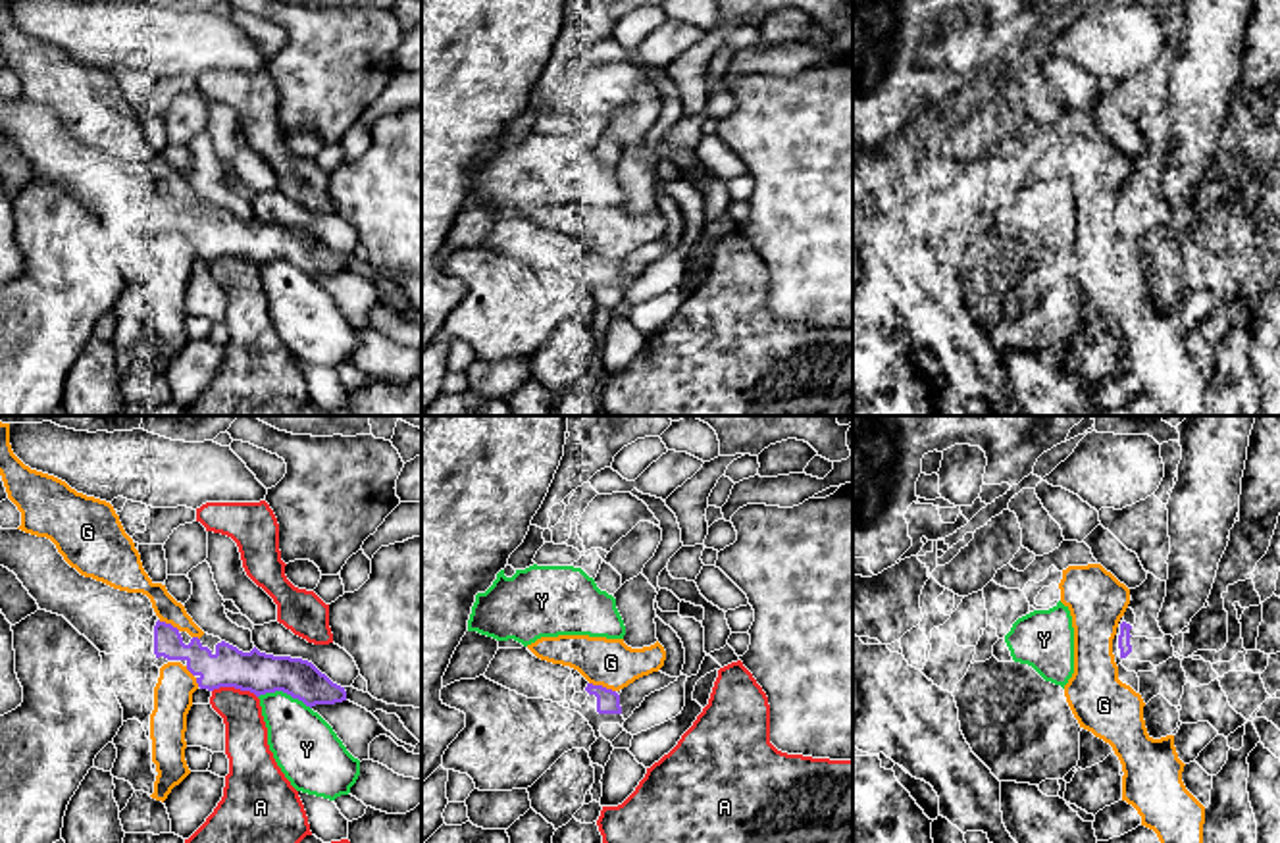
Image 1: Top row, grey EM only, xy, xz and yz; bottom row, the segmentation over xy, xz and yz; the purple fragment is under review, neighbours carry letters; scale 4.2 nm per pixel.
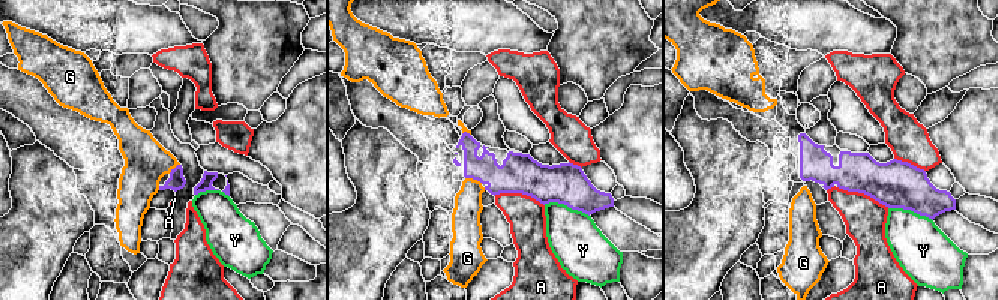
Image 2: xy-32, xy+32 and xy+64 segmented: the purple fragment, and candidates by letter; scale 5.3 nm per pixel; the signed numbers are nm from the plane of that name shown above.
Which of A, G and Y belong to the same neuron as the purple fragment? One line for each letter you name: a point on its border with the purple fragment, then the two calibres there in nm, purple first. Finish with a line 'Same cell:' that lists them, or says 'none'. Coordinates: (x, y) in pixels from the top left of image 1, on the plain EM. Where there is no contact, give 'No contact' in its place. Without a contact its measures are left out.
Same cell: none

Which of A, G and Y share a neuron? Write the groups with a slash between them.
A / G / Y

